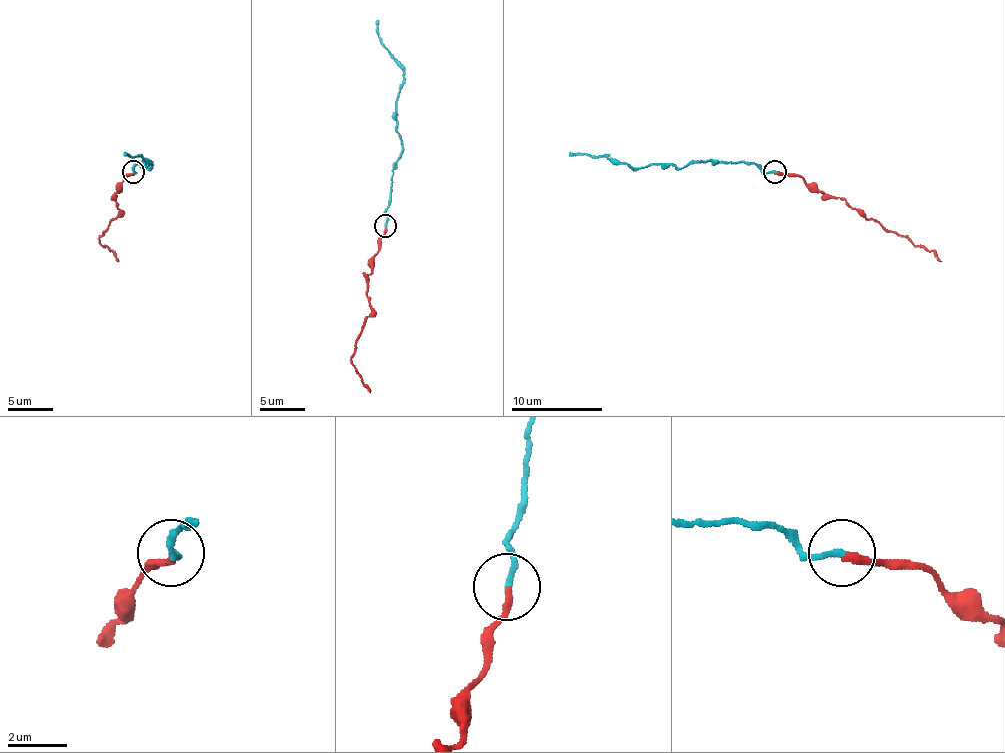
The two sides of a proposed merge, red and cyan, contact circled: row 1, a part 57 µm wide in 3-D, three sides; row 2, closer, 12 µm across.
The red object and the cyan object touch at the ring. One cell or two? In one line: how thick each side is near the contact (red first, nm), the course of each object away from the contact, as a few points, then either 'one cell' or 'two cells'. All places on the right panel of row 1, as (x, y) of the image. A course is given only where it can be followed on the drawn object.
240/190 nm | red via (774, 173), (796, 175), (826, 193), (842, 198), (942, 262) | cyan via (774, 171), (765, 173), (746, 162), (690, 162), (680, 168), (649, 164), (633, 168), (628, 164), (569, 152) | one cell

